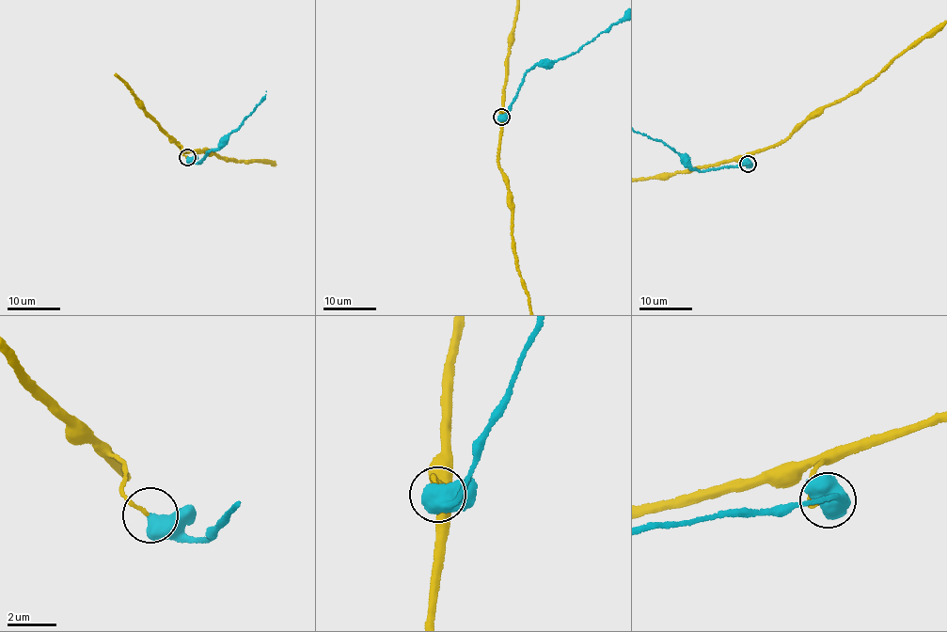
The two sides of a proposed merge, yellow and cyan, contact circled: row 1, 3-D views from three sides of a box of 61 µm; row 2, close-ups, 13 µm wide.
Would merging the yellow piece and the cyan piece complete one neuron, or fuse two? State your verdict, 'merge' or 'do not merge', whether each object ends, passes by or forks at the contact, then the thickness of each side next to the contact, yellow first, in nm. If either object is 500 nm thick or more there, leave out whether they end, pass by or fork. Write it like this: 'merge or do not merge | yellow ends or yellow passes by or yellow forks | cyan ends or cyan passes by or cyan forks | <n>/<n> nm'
merge | 110/700 nm

